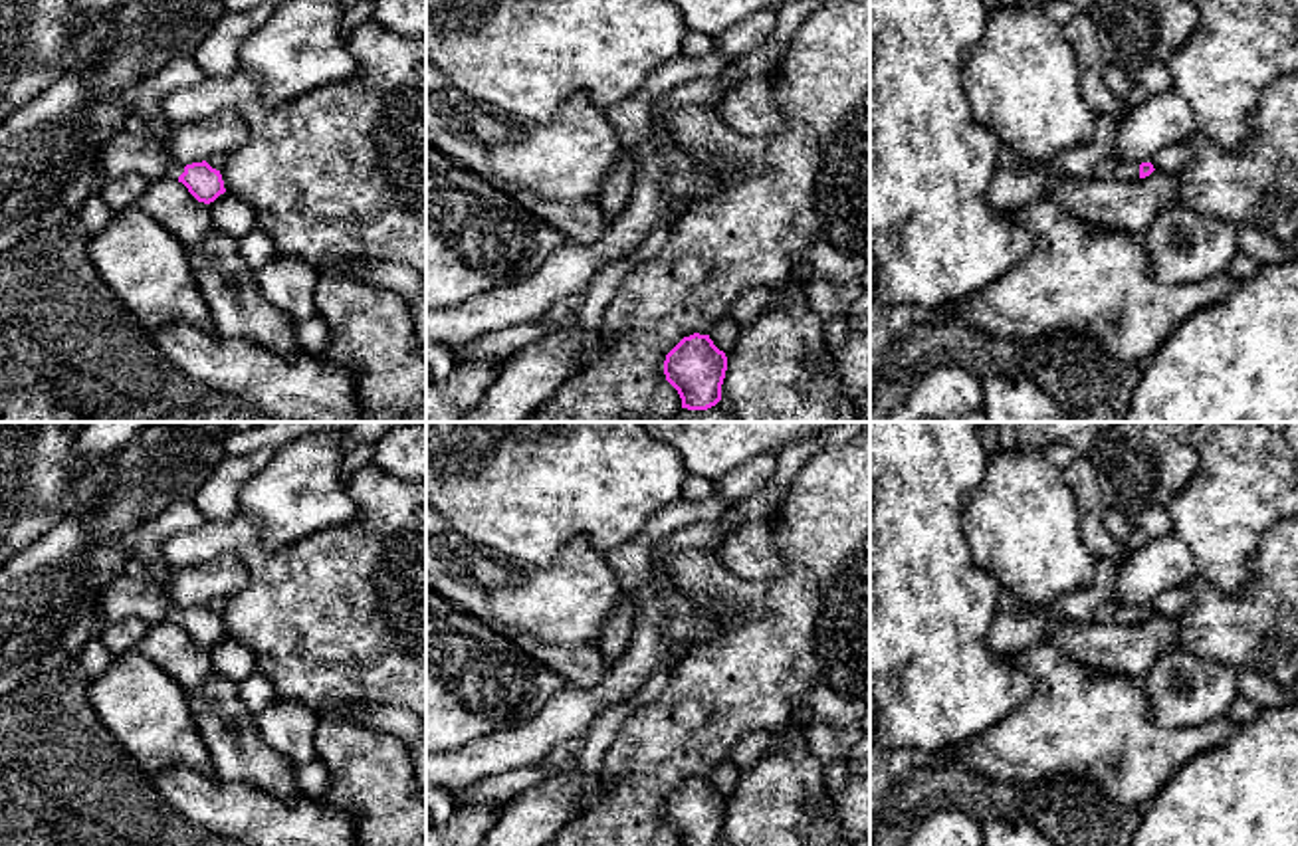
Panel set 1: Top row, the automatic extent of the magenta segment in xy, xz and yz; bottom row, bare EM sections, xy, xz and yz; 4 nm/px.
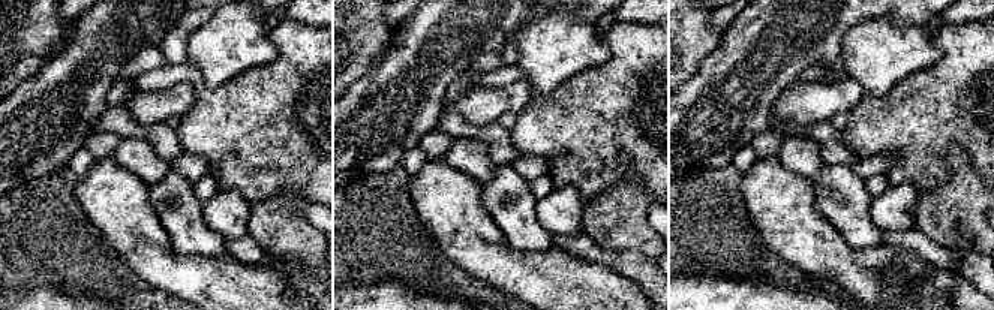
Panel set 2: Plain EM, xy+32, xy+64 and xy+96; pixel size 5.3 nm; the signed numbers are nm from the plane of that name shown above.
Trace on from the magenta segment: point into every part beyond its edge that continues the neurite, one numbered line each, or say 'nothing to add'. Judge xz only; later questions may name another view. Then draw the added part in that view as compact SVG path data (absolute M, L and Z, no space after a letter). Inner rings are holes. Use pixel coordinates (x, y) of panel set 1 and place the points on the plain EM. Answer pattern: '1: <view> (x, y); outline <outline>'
nothing to add

